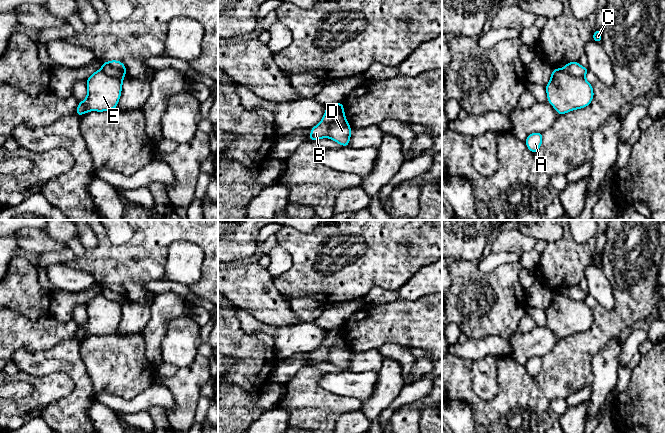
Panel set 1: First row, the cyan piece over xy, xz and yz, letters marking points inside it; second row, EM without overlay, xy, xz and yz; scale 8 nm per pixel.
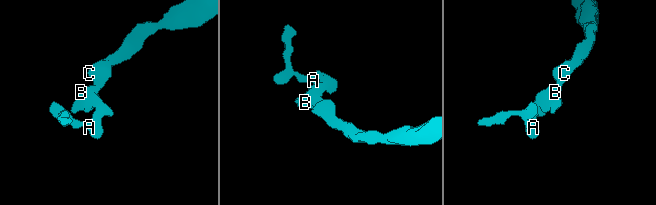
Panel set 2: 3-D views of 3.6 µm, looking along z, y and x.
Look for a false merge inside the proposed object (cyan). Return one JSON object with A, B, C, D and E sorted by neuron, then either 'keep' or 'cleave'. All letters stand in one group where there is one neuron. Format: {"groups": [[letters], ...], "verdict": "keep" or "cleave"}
{"groups": [["A", "B", "E"], ["C", "D"]], "verdict": "cleave"}

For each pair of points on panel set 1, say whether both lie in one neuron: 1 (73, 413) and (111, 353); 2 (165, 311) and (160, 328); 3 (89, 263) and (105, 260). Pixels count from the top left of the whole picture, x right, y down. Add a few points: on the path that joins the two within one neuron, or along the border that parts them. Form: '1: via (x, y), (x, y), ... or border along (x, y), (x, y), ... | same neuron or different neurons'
1: border along (83, 361), (95, 392) | different neurons
2: via (161, 315), (160, 324) | same neuron
3: via (93, 262), (101, 262) | same neuron

